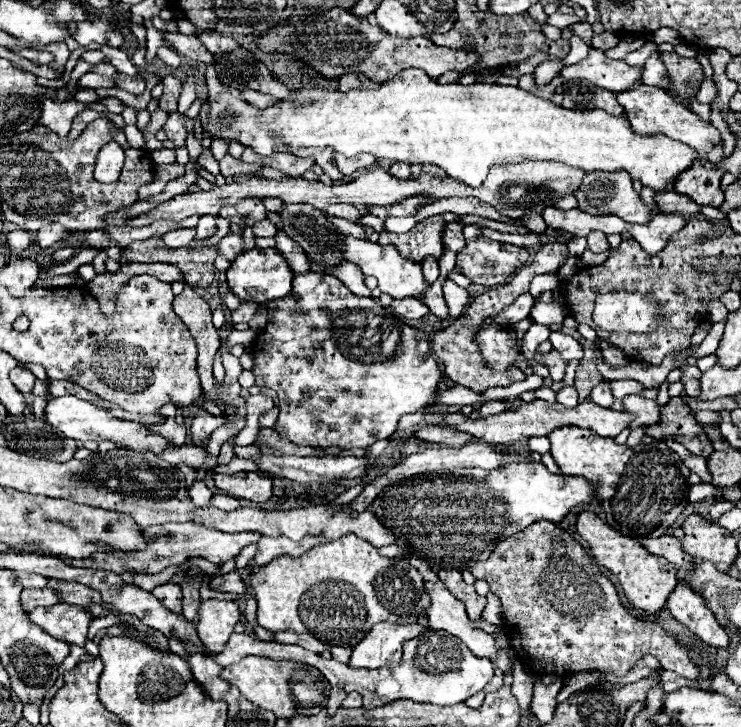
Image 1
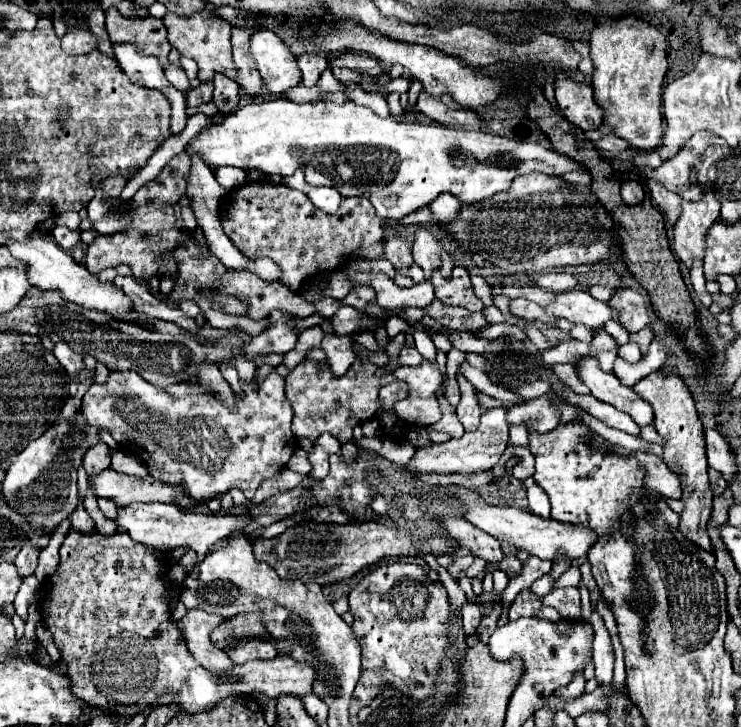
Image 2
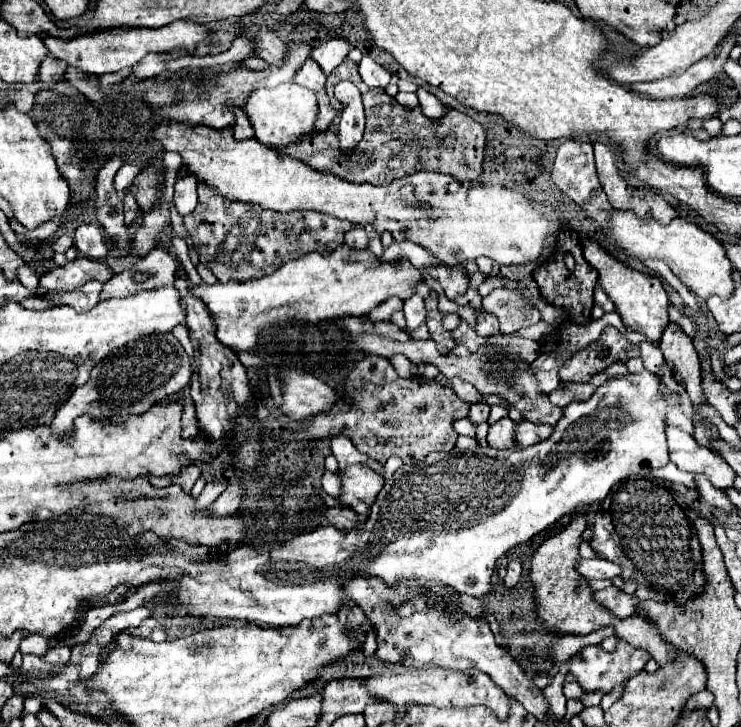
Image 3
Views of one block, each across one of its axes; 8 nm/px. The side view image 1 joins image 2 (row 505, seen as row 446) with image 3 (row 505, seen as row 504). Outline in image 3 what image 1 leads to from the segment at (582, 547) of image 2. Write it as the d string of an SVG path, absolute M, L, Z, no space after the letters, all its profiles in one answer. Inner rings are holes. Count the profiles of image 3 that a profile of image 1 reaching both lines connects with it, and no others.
M352 464L344 468L344 472L338 472L338 476L344 484L344 492L340 492L338 500L350 506L356 514L368 516L370 506L384 484L384 478L362 464Z

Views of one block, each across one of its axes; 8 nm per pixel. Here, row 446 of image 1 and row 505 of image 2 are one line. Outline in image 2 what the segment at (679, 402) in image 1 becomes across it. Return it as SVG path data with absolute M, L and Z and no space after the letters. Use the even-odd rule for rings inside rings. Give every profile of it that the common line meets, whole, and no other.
M662 368L648 374L646 378L638 380L634 384L634 392L640 394L644 400L648 400L654 408L654 428L658 434L666 440L664 446L664 462L680 476L682 482L682 502L684 502L684 512L680 520L680 532L688 536L694 544L712 550L708 532L706 532L706 522L712 512L712 490L708 482L708 462L706 462L706 444L704 428L696 412L696 402L684 384L684 380L678 374L664 372Z

